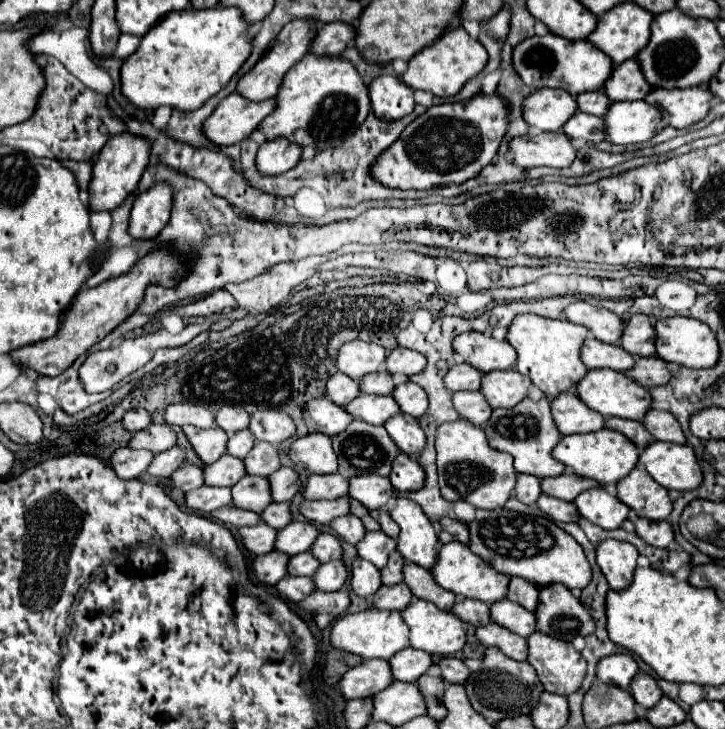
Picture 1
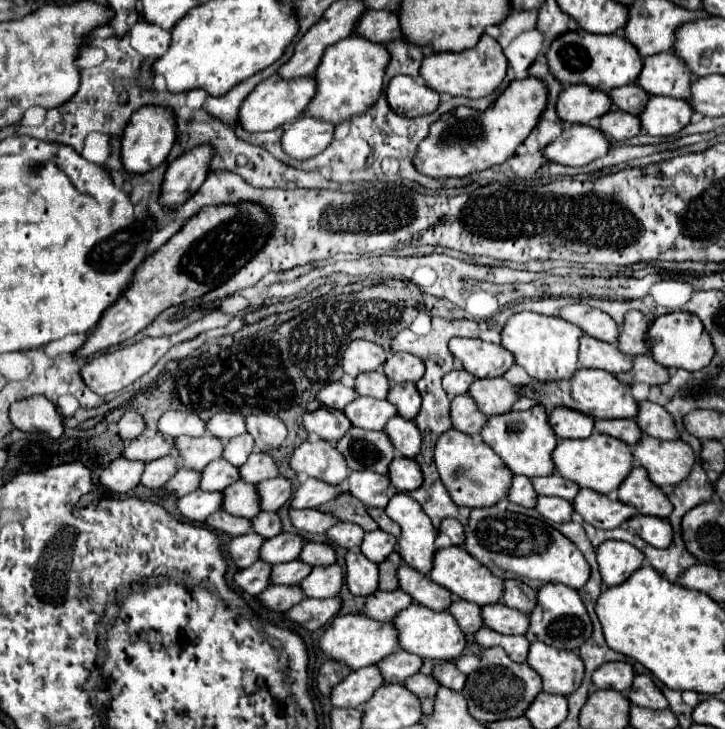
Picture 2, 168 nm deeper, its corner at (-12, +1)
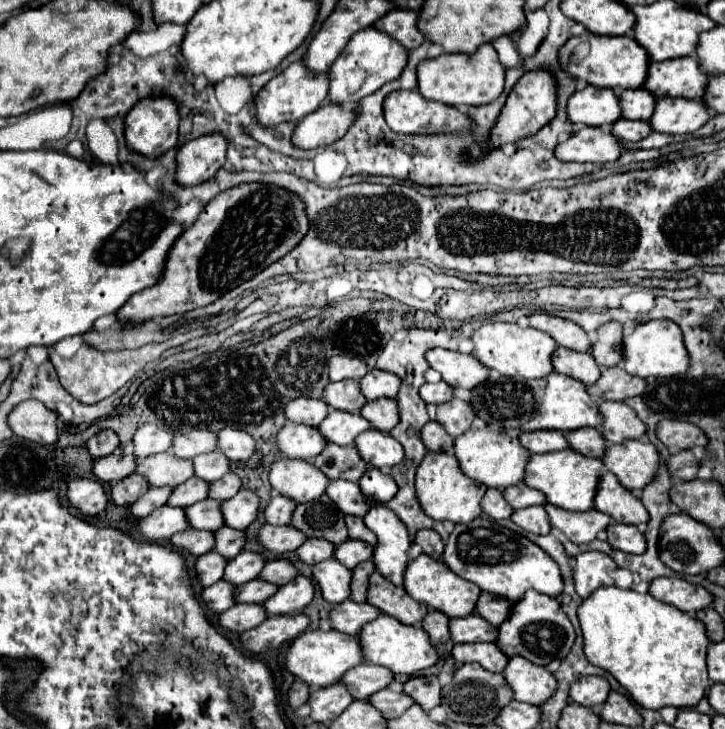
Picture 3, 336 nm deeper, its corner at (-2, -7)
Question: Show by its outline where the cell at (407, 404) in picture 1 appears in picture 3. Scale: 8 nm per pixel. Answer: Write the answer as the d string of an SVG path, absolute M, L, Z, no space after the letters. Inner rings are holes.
M376 398L364 404L364 408L360 410L362 416L366 416L372 426L376 430L382 432L390 432L398 422L400 422L400 414L398 414L398 404L394 398Z

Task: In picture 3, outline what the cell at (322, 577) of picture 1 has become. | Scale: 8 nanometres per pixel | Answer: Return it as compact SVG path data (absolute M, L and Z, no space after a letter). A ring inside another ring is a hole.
M298 576L298 580L292 580L290 584L284 584L280 592L274 594L274 598L264 602L264 608L268 614L288 614L288 612L300 612L314 600L314 580L306 576Z

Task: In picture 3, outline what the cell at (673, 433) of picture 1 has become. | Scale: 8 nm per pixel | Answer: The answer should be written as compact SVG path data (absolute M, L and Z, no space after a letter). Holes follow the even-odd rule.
M600 402L606 422L602 434L610 444L622 444L626 440L642 440L646 436L646 424L624 402Z

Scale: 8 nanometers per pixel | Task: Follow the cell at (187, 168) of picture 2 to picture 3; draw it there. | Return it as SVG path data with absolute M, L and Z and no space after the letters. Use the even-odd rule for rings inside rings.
M210 134L186 142L176 154L176 184L198 186L208 182L218 168L224 166L226 138L222 134Z

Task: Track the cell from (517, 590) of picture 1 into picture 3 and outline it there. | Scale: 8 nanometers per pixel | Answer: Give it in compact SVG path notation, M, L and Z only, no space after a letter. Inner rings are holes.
M482 592L474 614L484 616L494 626L500 626L510 616L510 608L512 608L510 600L502 600L500 596L492 596L488 592Z

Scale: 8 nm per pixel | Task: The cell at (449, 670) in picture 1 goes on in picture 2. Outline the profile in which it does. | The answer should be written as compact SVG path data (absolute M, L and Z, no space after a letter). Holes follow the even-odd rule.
M442 662L442 664L436 664L432 668L432 676L436 678L436 682L440 686L446 686L450 690L462 690L464 688L464 682L466 682L466 674L462 674L454 662Z

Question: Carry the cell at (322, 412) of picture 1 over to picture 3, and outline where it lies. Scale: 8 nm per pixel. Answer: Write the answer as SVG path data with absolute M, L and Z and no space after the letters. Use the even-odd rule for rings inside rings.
M288 422L278 432L278 446L286 458L312 460L324 450L326 438L314 426Z

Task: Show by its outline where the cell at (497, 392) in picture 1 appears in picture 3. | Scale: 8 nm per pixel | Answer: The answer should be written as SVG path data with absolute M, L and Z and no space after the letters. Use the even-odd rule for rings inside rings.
M452 398L446 404L440 404L436 412L436 420L444 424L446 432L450 432L450 436L454 438L466 432L472 426L474 418L476 418L476 412L472 404L468 400L458 400L458 398Z

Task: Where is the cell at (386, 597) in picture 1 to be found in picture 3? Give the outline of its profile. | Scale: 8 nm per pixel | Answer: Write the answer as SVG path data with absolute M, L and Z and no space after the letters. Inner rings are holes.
M348 598L342 604L332 608L330 622L332 622L334 630L346 632L346 634L358 634L368 622L372 622L380 614L382 612L378 608L374 608L372 604L368 604L368 602L358 604L358 602Z

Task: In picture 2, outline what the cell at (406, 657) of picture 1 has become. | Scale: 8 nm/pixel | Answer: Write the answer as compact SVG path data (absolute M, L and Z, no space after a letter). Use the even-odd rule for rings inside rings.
M398 648L396 652L392 652L384 660L380 660L376 666L380 668L380 674L384 676L384 682L400 684L420 670L422 658L412 656L410 652L404 652L404 650Z

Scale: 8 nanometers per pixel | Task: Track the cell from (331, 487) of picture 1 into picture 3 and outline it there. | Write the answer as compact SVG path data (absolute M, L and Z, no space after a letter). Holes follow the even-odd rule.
M272 494L270 504L264 508L264 516L266 522L274 524L274 526L282 526L282 524L290 524L292 512L296 508L296 502L282 496L282 494Z

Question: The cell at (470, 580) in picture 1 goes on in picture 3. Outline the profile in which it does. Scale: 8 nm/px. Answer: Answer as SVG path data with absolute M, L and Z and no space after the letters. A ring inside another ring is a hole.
M420 554L416 560L412 560L406 568L406 580L404 580L404 588L406 592L418 600L424 602L444 614L448 614L450 618L460 618L460 616L470 616L476 608L478 596L482 594L480 588L476 584L470 584L468 580L460 578L458 574L454 574L442 560L430 558Z

